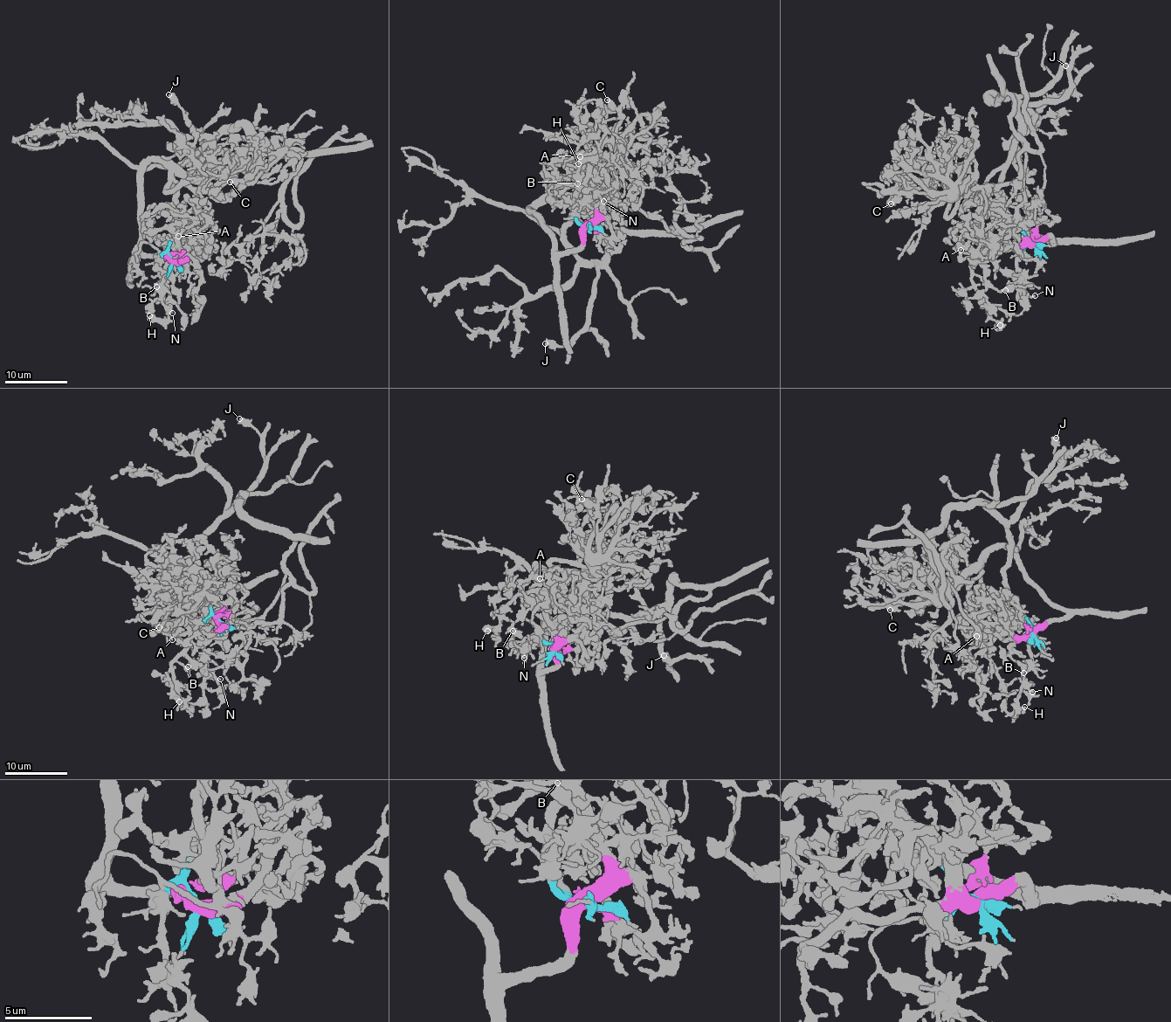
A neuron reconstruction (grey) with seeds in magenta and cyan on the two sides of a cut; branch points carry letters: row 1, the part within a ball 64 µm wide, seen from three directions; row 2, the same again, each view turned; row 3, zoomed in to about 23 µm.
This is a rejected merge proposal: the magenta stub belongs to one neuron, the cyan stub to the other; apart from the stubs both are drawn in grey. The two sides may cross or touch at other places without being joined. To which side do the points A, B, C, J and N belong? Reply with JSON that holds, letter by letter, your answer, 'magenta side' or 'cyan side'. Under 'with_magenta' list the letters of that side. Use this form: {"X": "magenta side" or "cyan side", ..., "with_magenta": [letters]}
{"A": "magenta side", "B": "cyan side", "C": "magenta side", "J": "cyan side", "N": "cyan side", "with_magenta": ["A", "C"]}

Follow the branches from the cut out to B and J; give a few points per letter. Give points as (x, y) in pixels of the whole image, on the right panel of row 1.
B: (1033, 243), (1029, 241), (1018, 258), (1017, 270), (1021, 272), (1021, 277), (1005, 291)
J: (1033, 243), (1004, 210), (998, 182), (1017, 134), (1022, 105), (1058, 99), (1078, 76), (1078, 72), (1064, 65)

